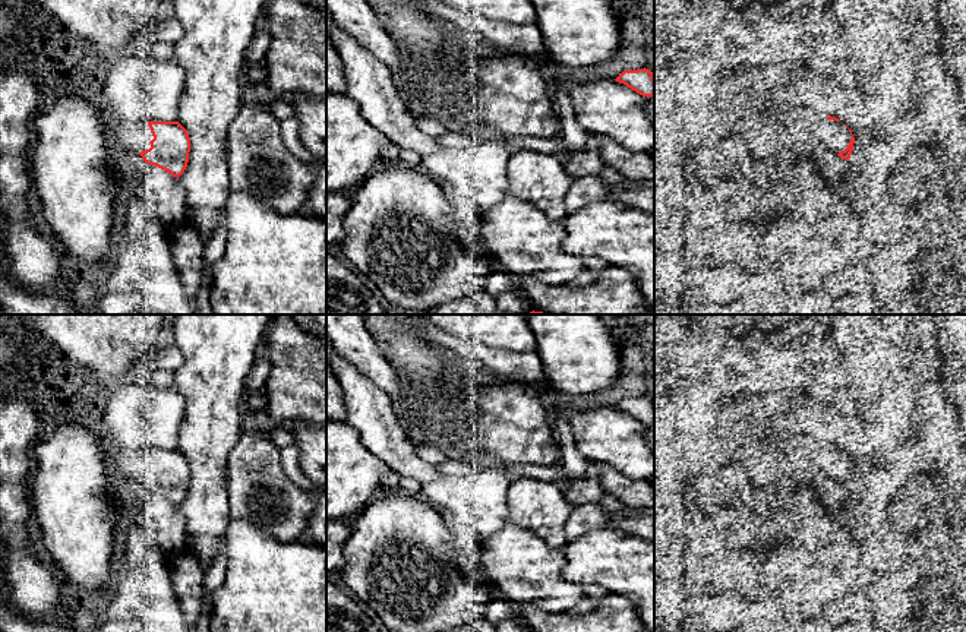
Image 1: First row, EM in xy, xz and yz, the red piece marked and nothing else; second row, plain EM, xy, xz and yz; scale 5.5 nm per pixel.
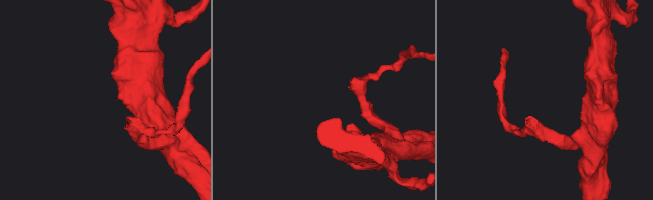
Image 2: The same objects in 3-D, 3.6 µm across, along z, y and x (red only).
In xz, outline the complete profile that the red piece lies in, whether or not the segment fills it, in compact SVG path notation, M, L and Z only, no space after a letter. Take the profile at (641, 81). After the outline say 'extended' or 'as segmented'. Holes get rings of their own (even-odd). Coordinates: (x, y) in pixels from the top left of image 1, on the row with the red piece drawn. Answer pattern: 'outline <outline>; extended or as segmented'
outline M645 67L637 70L624 70L615 80L626 85L643 97L648 98L654 95L653 72Z; as segmented

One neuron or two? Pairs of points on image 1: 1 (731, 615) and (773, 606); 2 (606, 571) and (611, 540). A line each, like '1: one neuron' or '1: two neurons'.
1: two neurons
2: one neuron

